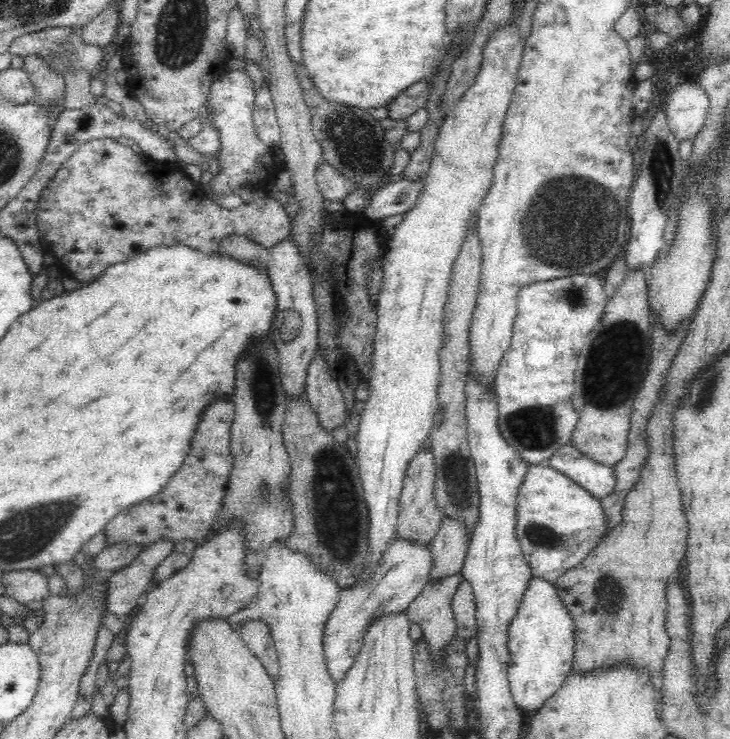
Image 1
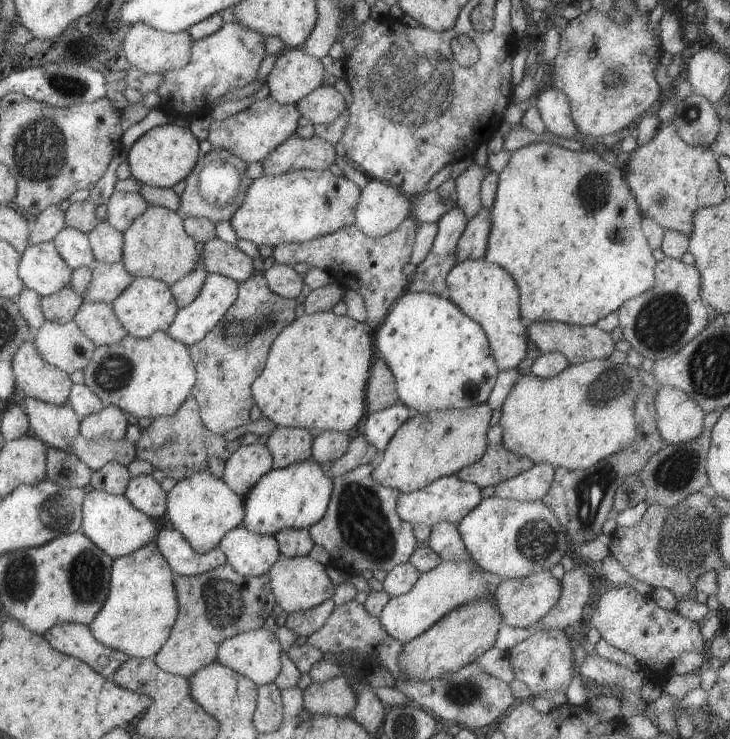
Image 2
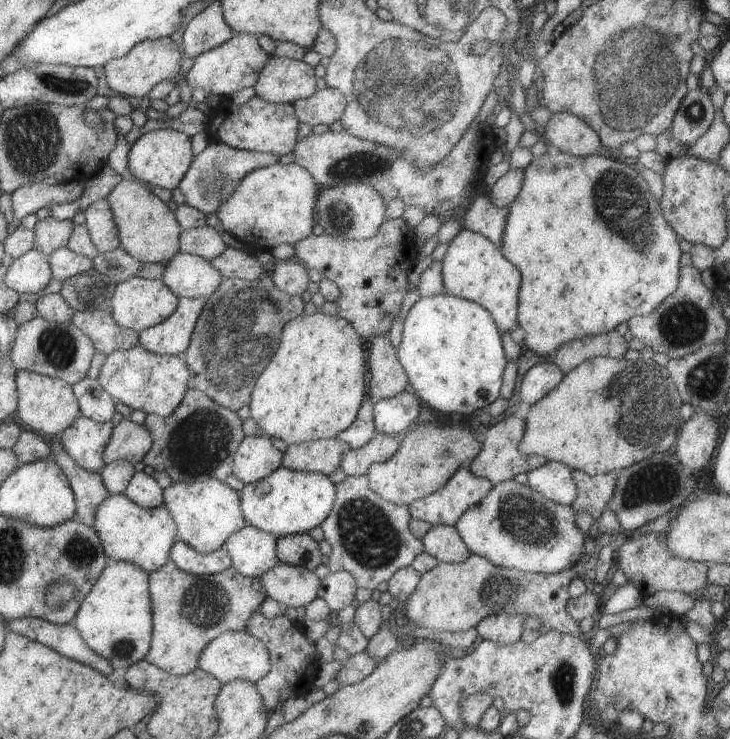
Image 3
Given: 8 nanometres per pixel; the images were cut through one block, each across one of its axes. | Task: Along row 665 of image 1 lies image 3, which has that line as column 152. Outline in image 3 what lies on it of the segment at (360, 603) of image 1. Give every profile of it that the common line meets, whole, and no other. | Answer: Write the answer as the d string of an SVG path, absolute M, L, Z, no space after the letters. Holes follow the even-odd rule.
M178 297L177 308L163 322L138 332L138 344L153 354L182 356L204 304L205 297Z

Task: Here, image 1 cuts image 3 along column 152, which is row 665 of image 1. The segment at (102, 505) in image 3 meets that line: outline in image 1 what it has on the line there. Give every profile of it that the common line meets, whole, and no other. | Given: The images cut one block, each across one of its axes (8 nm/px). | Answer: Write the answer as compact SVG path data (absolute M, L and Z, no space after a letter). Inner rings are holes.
M532 576L518 610L508 624L508 678L515 703L522 710L538 710L567 679L573 660L574 619L564 606L557 586Z

